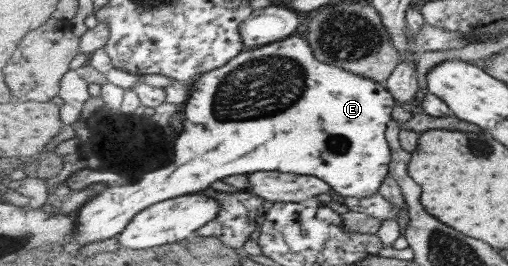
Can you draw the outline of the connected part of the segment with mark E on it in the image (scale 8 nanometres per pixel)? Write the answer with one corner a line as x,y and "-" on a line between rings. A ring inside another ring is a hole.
302,32
291,35
285,40
257,47
256,49
244,50
240,55
237,55
237,58
225,64
224,67
208,72
188,86
190,88
191,96
189,96
189,100
187,100
184,108
184,130
175,141
175,161
169,163
166,167
148,171
136,183
111,186
109,190
96,194
75,212
77,214
77,232
75,232
73,240
63,240
62,246
64,248
69,249
70,247
73,247
74,250
76,250
84,244
89,244
89,242
117,237
125,230
125,227
132,222
135,216
139,215
140,212
143,212
146,208
152,207
153,204
170,199
177,199
178,197
193,193
202,193
202,191
209,189
209,186
211,186
213,182
223,180
225,176
237,176
239,174
252,175
253,173
261,171
279,171
295,175
313,175
325,180
325,182
327,182
339,196
343,196
343,198
375,197
380,193
385,180
390,176
389,169
393,161
393,156
392,147
388,144
386,132
391,126
393,110
395,110
395,105
397,105
392,92
385,83
380,83
379,81
357,74
356,72
345,70
337,65
325,64
325,61
319,60
314,55
312,45
309,44
309,41

